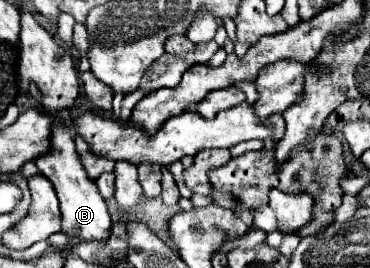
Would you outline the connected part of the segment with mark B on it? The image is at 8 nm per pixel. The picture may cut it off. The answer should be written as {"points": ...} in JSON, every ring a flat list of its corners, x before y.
{"points":[[54,120,50,126,50,152,38,156,36,166,40,172,54,184,56,196,62,210,62,232,80,240,104,240,110,236,110,216,104,204,104,198,98,194,98,188,92,178,88,178,78,152,72,140,72,126,66,120]]}

